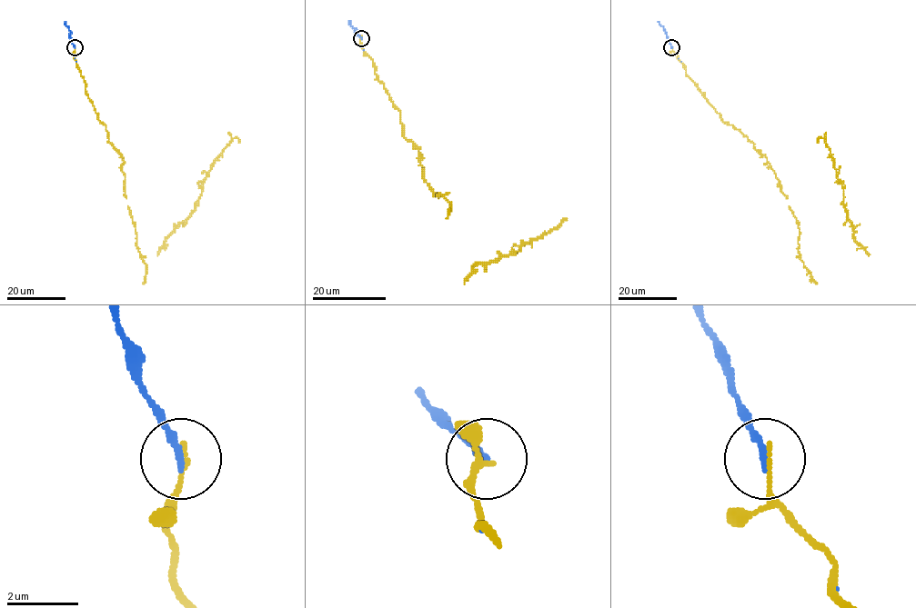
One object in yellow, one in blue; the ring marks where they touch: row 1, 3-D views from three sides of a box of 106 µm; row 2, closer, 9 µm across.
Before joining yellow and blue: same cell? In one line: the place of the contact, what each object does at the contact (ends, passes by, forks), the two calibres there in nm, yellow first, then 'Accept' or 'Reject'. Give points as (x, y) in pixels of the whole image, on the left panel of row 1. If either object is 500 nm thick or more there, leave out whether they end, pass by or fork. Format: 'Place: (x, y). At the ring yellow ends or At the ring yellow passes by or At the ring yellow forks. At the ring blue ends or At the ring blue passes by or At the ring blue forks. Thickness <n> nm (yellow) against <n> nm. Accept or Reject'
Place: (75, 47). At the ring yellow ends. At the ring blue ends. Thickness 130 nm (yellow) against 200 nm. Accept

